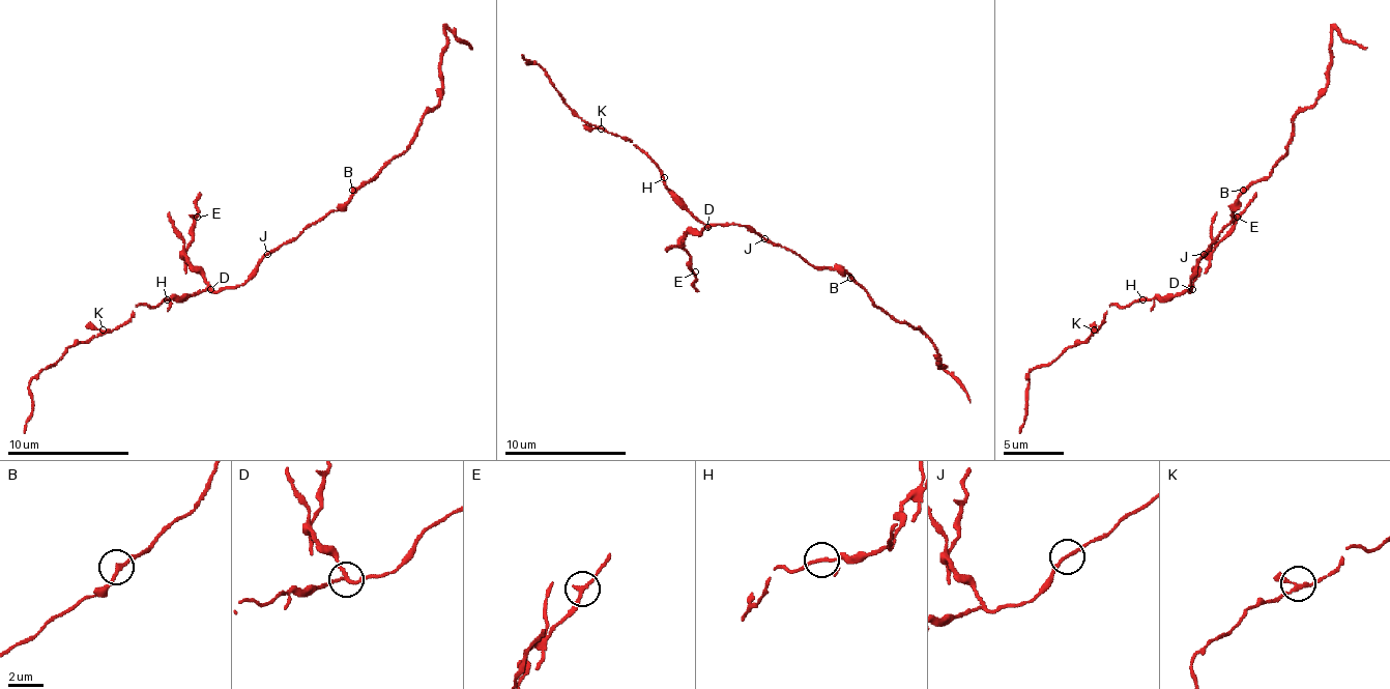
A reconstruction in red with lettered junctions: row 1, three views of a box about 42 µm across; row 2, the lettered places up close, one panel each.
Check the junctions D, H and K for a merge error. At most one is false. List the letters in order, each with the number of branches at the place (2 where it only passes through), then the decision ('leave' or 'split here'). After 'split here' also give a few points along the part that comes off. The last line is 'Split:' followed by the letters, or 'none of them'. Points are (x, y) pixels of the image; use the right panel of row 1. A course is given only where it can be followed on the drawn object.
D: 3 branches meet; split here; foreign part runs (1191, 290), (1194, 266), (1231, 223), (1231, 205), (1270, 174), (1292, 119), (1328, 80), (1331, 31), (1367, 47)
H: 3 branches meet; leave
K: 3 branches meet; leave
Split: D

